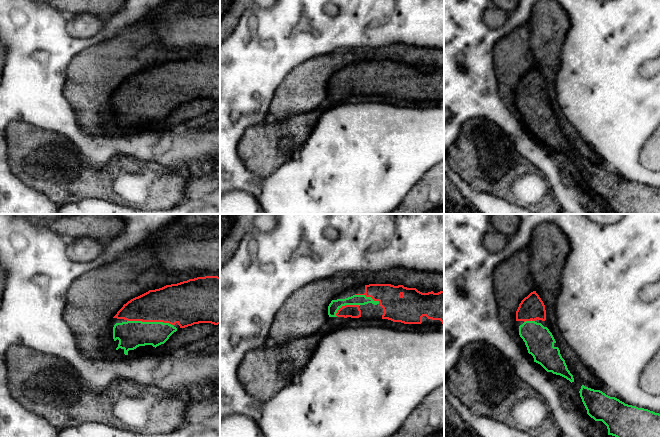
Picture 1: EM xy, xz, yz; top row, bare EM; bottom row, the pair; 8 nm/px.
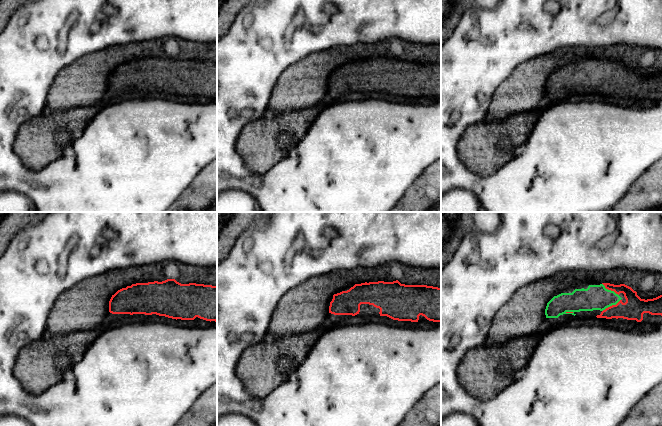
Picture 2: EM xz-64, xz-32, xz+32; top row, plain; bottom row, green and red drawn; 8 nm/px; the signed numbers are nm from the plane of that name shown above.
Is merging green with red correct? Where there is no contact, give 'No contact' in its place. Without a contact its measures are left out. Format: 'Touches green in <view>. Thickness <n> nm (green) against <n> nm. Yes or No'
Touches green in xy. Thickness 220 nm (green) against 320 nm. Yes

